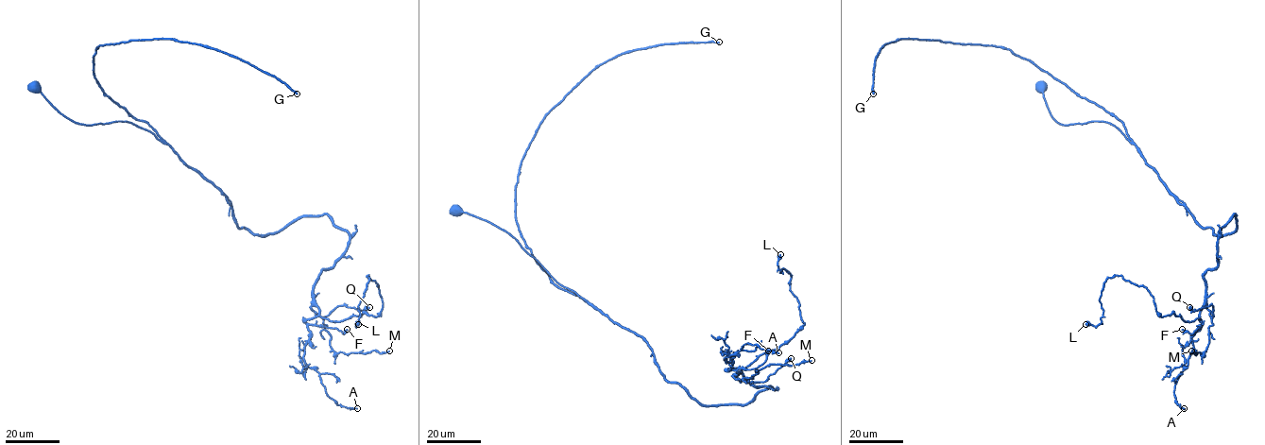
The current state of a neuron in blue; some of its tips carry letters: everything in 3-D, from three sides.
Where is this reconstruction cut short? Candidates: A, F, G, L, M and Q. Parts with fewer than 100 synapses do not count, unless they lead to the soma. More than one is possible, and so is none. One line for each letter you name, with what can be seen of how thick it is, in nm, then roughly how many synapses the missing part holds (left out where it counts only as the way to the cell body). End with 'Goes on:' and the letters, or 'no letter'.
G: Thickness 220 nm. Roughly 250 synapses
Goes on: G

